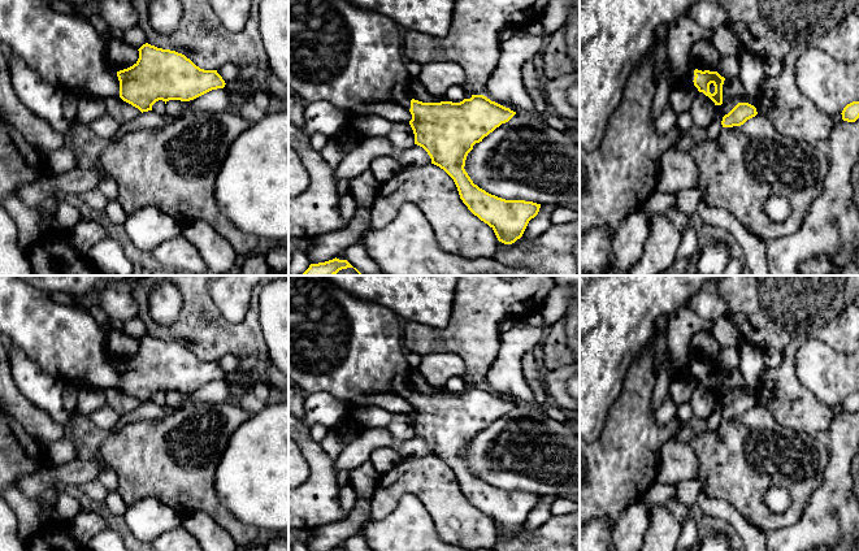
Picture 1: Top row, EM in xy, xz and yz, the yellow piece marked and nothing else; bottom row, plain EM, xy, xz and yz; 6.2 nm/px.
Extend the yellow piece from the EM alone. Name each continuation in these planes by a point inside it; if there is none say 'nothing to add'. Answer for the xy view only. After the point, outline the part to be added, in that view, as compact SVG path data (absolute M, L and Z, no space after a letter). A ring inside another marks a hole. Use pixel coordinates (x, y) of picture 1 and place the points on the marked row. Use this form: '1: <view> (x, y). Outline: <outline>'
1: xy (66, 51). Outline: M0 0L0 45L66 95L120 96L117 71L105 58L105 43L96 29L86 17L52 10L47 0Z

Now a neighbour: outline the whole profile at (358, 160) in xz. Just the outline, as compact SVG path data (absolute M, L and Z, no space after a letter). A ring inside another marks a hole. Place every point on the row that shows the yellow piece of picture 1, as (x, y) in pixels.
M387 135L366 136L357 147L342 157L335 169L337 182L342 179L351 181L368 170L372 160L381 156L395 157L402 168L421 168L431 162L428 152L417 144L405 151L396 151Z

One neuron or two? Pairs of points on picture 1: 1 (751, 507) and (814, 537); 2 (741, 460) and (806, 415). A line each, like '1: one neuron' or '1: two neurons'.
1: two neurons
2: two neurons

